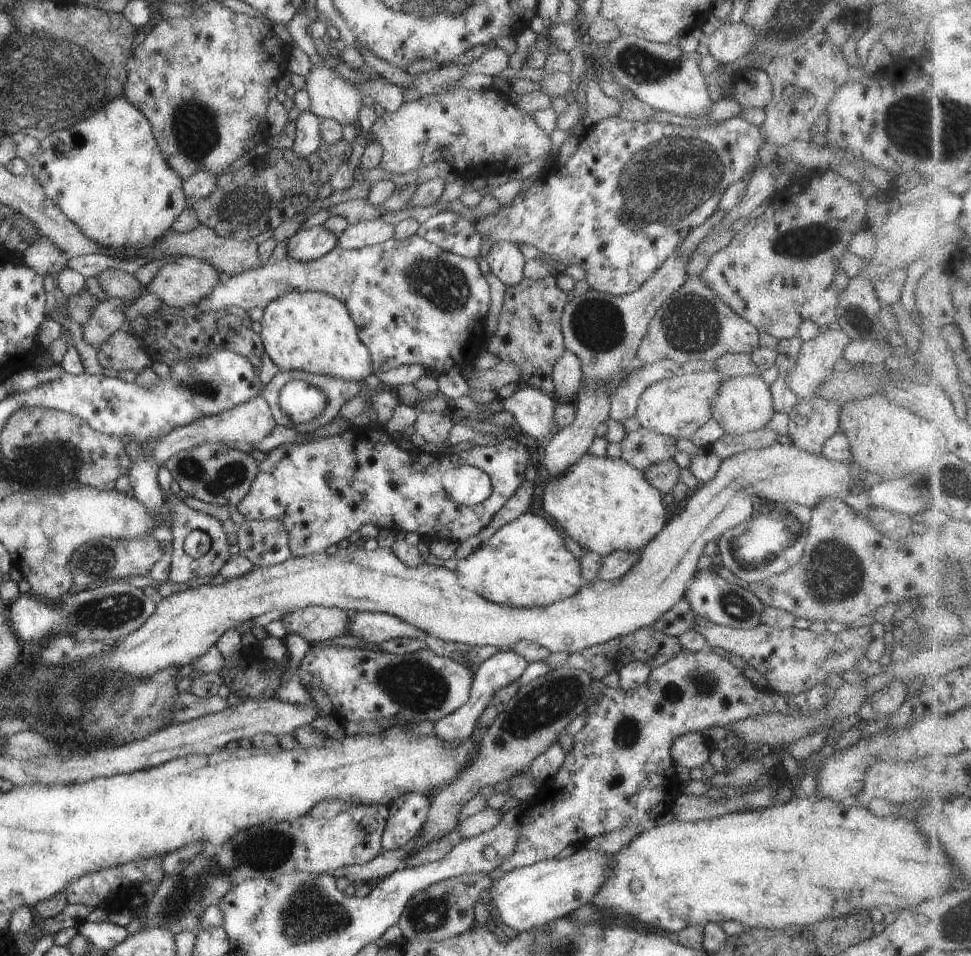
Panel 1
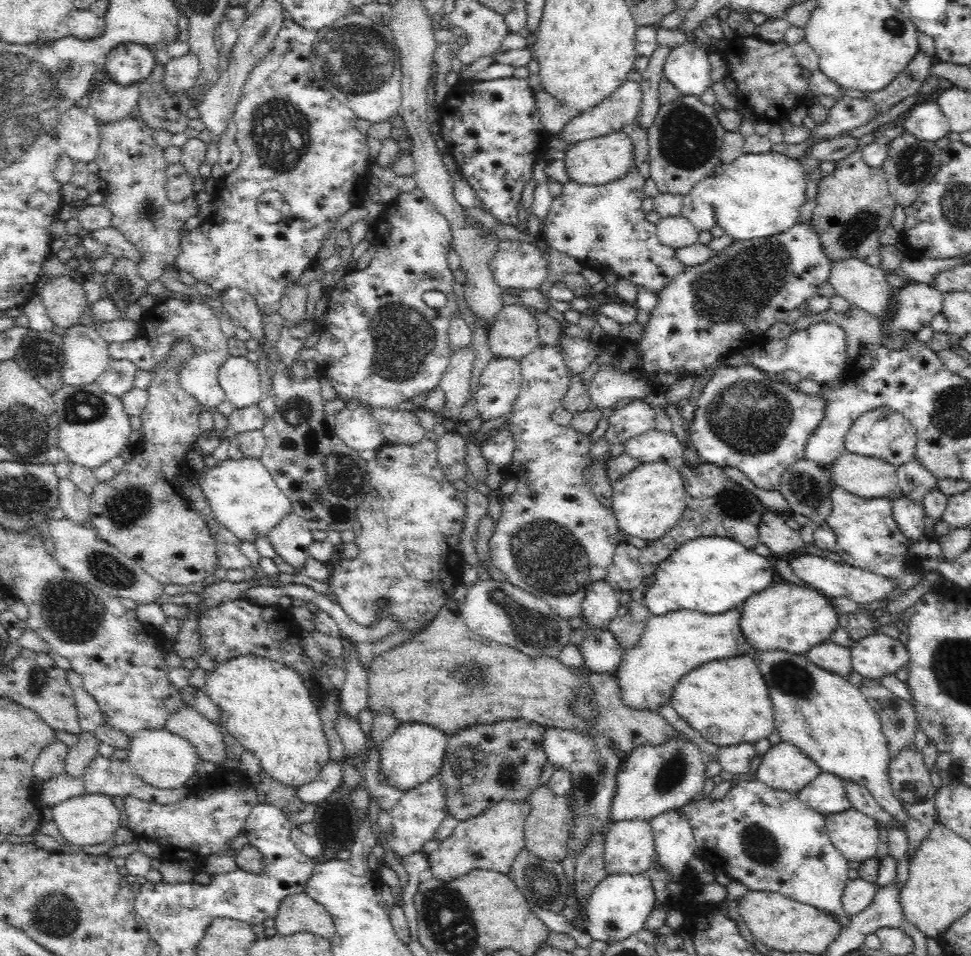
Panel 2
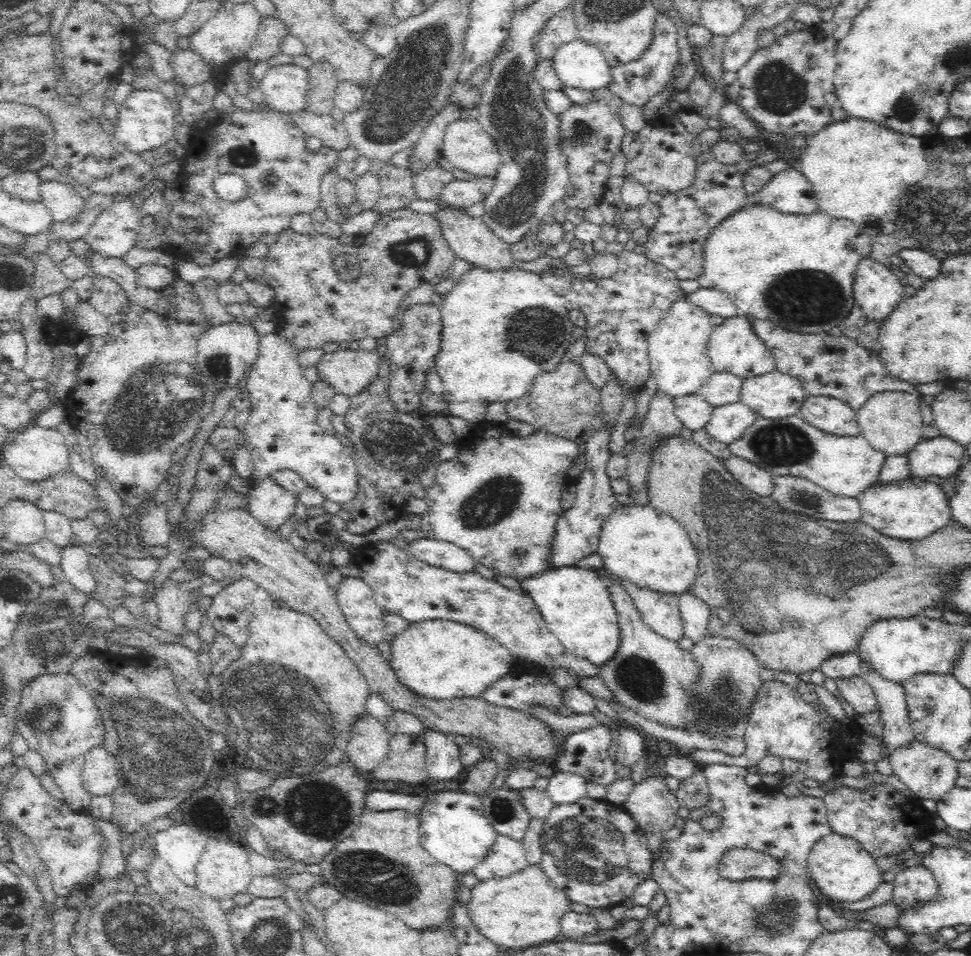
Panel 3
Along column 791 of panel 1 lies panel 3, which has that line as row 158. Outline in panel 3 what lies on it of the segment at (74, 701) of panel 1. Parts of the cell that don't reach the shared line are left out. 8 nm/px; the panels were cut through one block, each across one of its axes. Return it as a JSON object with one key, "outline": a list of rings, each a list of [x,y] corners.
{"outline":[[[477,119],[451,123],[445,131],[442,154],[455,168],[478,177],[494,177],[503,158],[495,141]]]}

